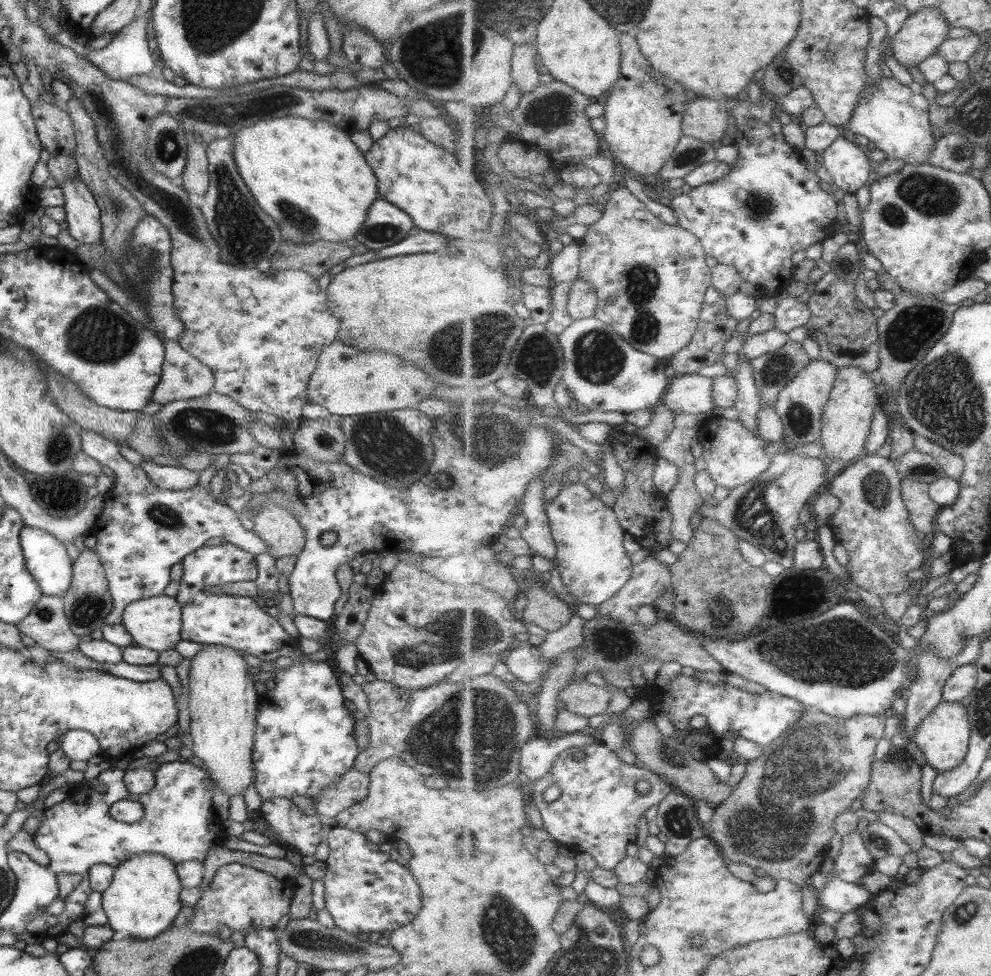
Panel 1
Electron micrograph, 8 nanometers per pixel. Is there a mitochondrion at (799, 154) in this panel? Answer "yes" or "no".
no

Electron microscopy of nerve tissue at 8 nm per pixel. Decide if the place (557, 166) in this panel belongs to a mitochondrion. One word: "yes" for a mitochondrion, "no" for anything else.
no

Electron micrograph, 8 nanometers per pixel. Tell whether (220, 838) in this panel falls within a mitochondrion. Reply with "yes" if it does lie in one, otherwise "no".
no

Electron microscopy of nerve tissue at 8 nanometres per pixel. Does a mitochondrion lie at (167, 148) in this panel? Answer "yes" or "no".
yes

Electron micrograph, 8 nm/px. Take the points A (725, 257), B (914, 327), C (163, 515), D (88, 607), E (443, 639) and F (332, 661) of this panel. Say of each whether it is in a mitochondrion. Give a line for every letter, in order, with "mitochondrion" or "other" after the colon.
A: other
B: mitochondrion
C: mitochondrion
D: mitochondrion
E: mitochondrion
F: other

